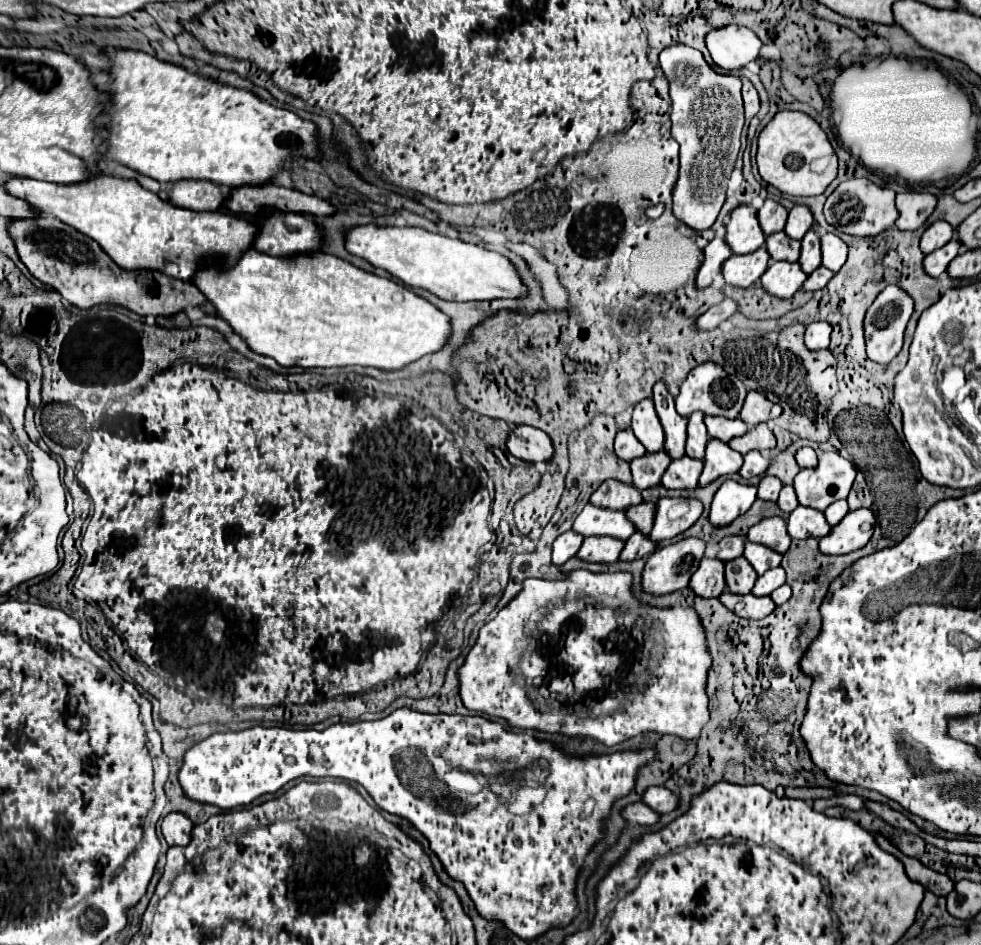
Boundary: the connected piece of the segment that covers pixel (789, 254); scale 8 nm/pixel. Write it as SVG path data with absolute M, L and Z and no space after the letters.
M776 232L766 238L766 248L772 256L772 260L786 260L796 262L800 258L800 242L788 238L784 232Z

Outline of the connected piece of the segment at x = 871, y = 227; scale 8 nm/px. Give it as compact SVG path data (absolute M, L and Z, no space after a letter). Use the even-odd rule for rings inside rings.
M852 178L842 182L826 200L824 204L824 216L826 222L832 224L836 230L854 234L854 236L876 236L888 228L894 226L896 222L896 206L894 206L894 196L896 192L890 188L880 188L874 182L866 178ZM848 196L854 196L858 200L856 206L848 208Z

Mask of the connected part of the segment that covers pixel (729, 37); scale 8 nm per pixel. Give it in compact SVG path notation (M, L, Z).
M726 26L710 32L706 36L706 46L716 66L724 70L738 70L748 62L758 60L762 42L750 28Z

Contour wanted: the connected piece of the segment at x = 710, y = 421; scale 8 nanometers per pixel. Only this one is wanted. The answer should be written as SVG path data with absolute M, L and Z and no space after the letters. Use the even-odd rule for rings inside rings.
M706 416L706 428L708 434L716 440L724 440L726 444L736 438L736 436L744 436L748 432L748 426L736 418L736 420L724 420L724 418L716 418L716 416Z

